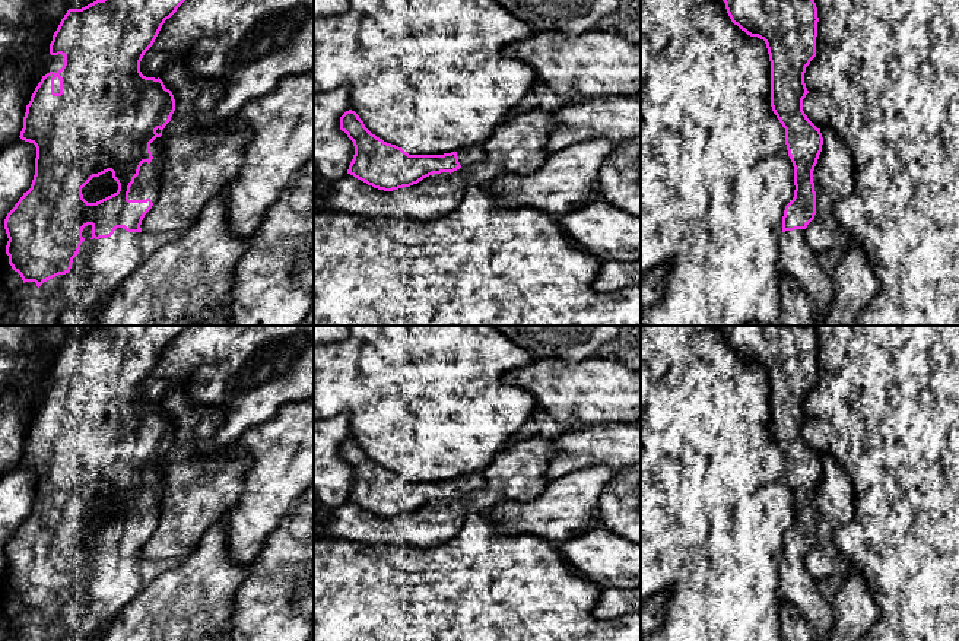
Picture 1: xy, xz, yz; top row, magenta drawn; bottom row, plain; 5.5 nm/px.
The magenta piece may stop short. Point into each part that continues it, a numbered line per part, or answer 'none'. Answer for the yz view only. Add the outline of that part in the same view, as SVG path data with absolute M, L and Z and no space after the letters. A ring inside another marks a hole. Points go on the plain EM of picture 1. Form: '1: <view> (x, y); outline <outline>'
1: yz (797, 586); outline M806 556L785 558L779 564L781 596L793 603L807 619L814 641L826 641L833 628L833 607L817 588L816 580L809 574Z

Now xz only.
1: xz (469, 482); outline M477 472L457 477L457 483L460 492L464 494L482 488L486 483L486 480L483 475Z

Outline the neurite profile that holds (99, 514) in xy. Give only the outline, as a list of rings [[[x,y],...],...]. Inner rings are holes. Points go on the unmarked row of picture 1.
[[[108,498],[99,504],[93,504],[83,515],[82,521],[88,530],[96,530],[114,520],[117,520],[118,511],[112,505],[112,499]]]

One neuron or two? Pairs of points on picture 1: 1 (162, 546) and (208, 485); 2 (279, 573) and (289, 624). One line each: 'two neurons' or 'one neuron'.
1: one neuron
2: one neuron

